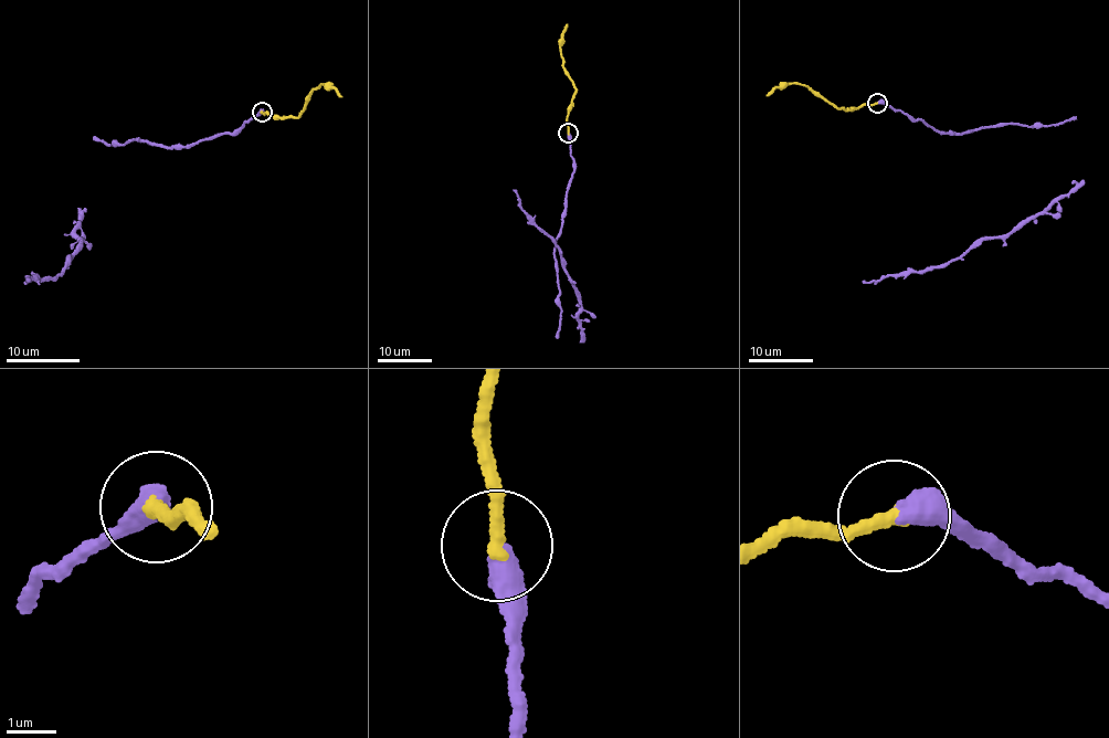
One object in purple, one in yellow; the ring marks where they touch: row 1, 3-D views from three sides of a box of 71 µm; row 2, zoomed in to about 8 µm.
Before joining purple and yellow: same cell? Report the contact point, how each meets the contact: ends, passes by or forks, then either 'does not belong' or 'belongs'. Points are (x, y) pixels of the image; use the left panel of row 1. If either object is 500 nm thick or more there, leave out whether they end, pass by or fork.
at (262, 112); purple ends there; yellow ends there; belongs

